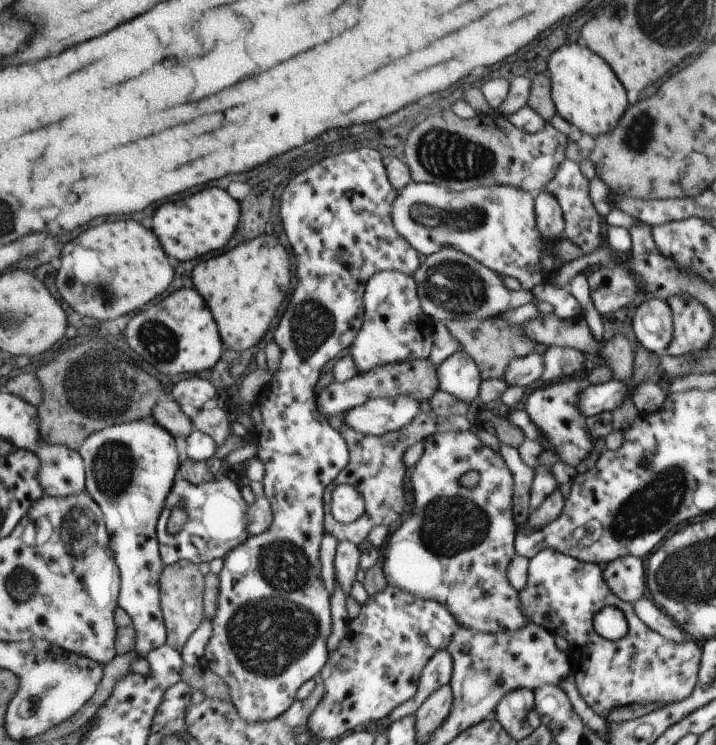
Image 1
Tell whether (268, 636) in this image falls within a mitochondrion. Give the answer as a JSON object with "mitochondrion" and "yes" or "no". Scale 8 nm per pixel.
{"mitochondrion":"yes"}

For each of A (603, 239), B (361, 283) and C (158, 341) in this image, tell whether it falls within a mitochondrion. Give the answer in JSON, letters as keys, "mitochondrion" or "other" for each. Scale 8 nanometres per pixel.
{"A":"other","B":"other","C":"mitochondrion"}

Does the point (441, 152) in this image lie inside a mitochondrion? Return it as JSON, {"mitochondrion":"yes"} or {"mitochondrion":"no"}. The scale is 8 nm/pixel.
{"mitochondrion":"yes"}

